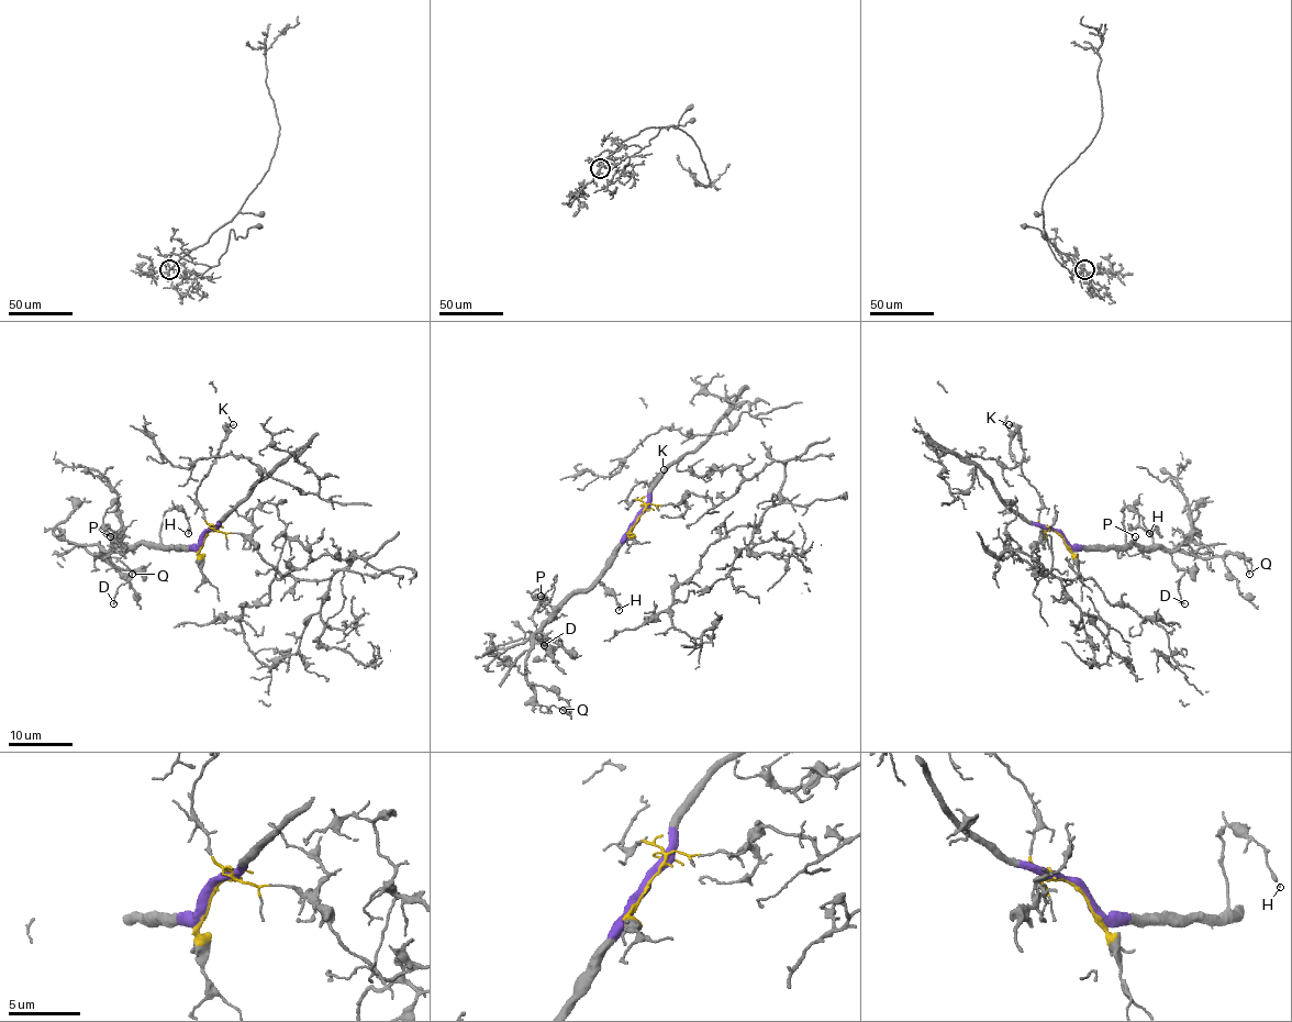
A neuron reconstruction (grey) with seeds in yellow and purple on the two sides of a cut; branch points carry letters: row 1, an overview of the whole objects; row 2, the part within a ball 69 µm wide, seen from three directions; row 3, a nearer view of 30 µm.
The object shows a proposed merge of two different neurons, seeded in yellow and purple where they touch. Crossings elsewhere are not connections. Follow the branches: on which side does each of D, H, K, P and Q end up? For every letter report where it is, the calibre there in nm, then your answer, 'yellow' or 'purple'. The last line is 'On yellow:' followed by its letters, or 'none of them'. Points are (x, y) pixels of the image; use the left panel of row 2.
D: (113, 603) | 180 nm | purple
H: (188, 533) | 240 nm | purple
K: (233, 424) | 120 nm | yellow
P: (110, 536) | 150 nm | purple
Q: (132, 574) | 110 nm | purple
On yellow: K

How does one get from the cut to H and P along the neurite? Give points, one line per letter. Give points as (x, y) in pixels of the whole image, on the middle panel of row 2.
H: (636, 519), (612, 562), (590, 586), (601, 582), (619, 603), (619, 610)
P: (636, 519), (612, 562), (590, 586), (575, 589), (557, 606), (548, 600), (554, 588), (544, 597), (541, 596)

